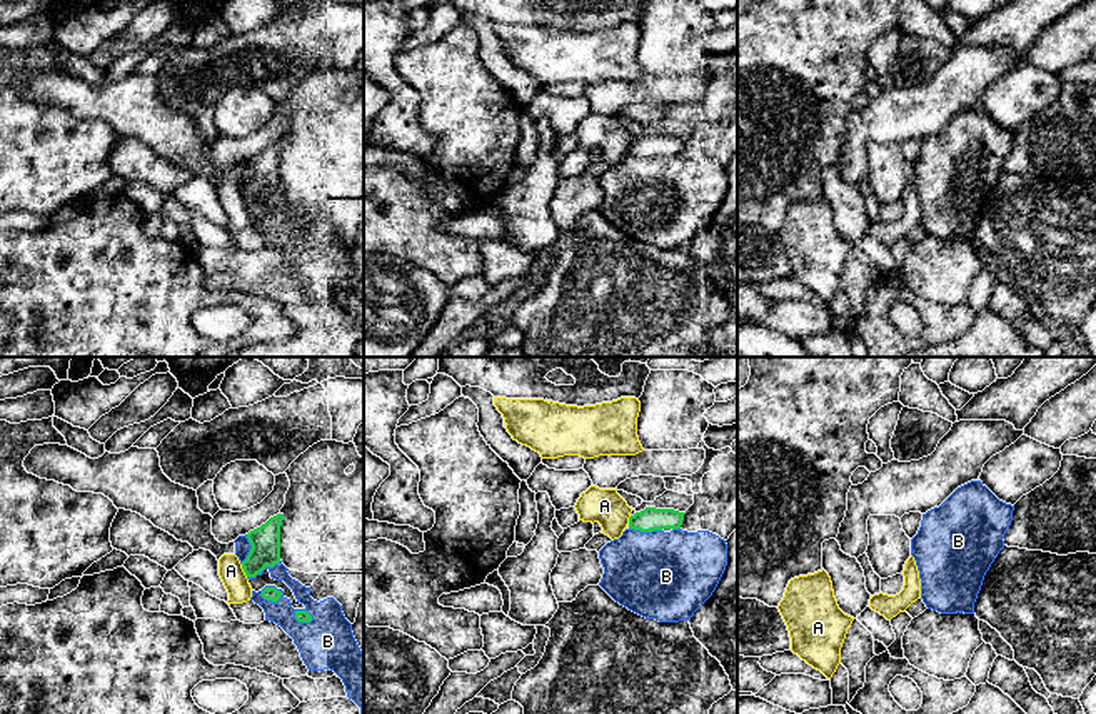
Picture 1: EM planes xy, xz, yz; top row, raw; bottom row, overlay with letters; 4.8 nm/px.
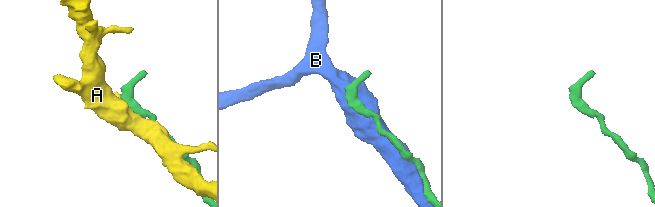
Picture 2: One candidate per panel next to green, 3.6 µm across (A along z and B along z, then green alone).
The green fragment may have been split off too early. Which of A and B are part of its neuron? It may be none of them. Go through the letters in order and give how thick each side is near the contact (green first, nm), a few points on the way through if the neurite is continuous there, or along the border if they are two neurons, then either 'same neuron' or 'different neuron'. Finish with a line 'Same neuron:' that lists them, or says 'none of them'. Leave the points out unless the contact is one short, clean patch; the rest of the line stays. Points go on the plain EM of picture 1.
A: 140/120 nm | along xy (241, 191), (247, 202) | different neuron
B: 70/120 nm | different neuron
Same neuron: none of them

